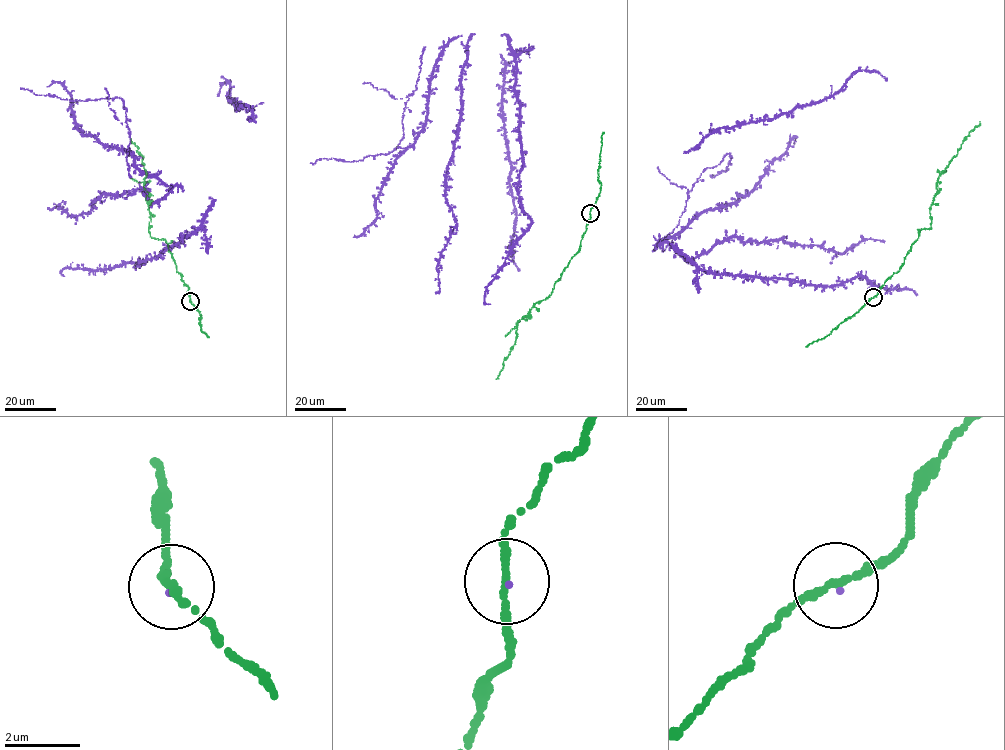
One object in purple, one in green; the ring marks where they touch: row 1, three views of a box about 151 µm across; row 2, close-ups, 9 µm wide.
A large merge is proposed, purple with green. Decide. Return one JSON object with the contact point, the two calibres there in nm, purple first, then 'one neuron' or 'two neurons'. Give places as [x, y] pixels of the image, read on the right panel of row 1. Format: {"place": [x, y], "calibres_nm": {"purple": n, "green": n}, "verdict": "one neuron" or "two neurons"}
{"place": [873, 297], "calibres_nm": {"purple": 50, "green": 200}, "verdict": "one neuron"}

